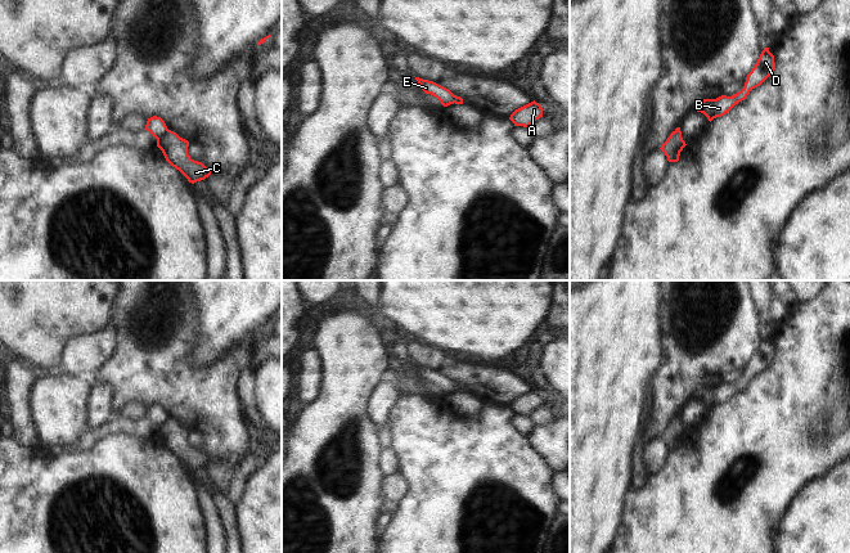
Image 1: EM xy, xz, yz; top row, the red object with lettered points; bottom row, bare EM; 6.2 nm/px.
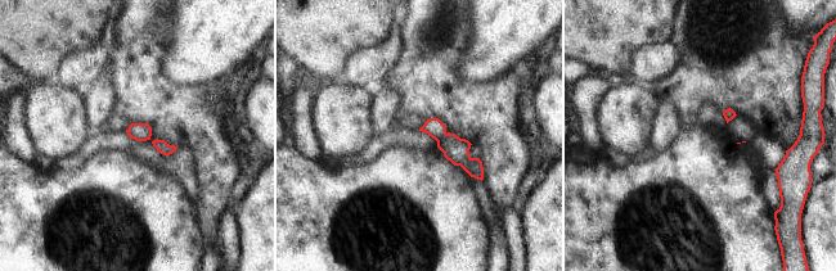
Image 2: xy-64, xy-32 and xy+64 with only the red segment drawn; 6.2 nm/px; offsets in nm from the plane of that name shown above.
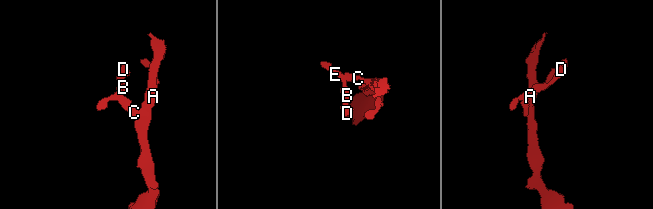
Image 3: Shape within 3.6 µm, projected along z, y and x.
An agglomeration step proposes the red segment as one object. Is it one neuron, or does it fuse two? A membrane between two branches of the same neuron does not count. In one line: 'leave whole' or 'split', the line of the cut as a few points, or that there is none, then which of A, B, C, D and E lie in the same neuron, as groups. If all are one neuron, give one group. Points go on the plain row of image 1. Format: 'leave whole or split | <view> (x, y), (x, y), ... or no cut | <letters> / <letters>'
split | xy (167, 417), (157, 428) | A C / B D E

